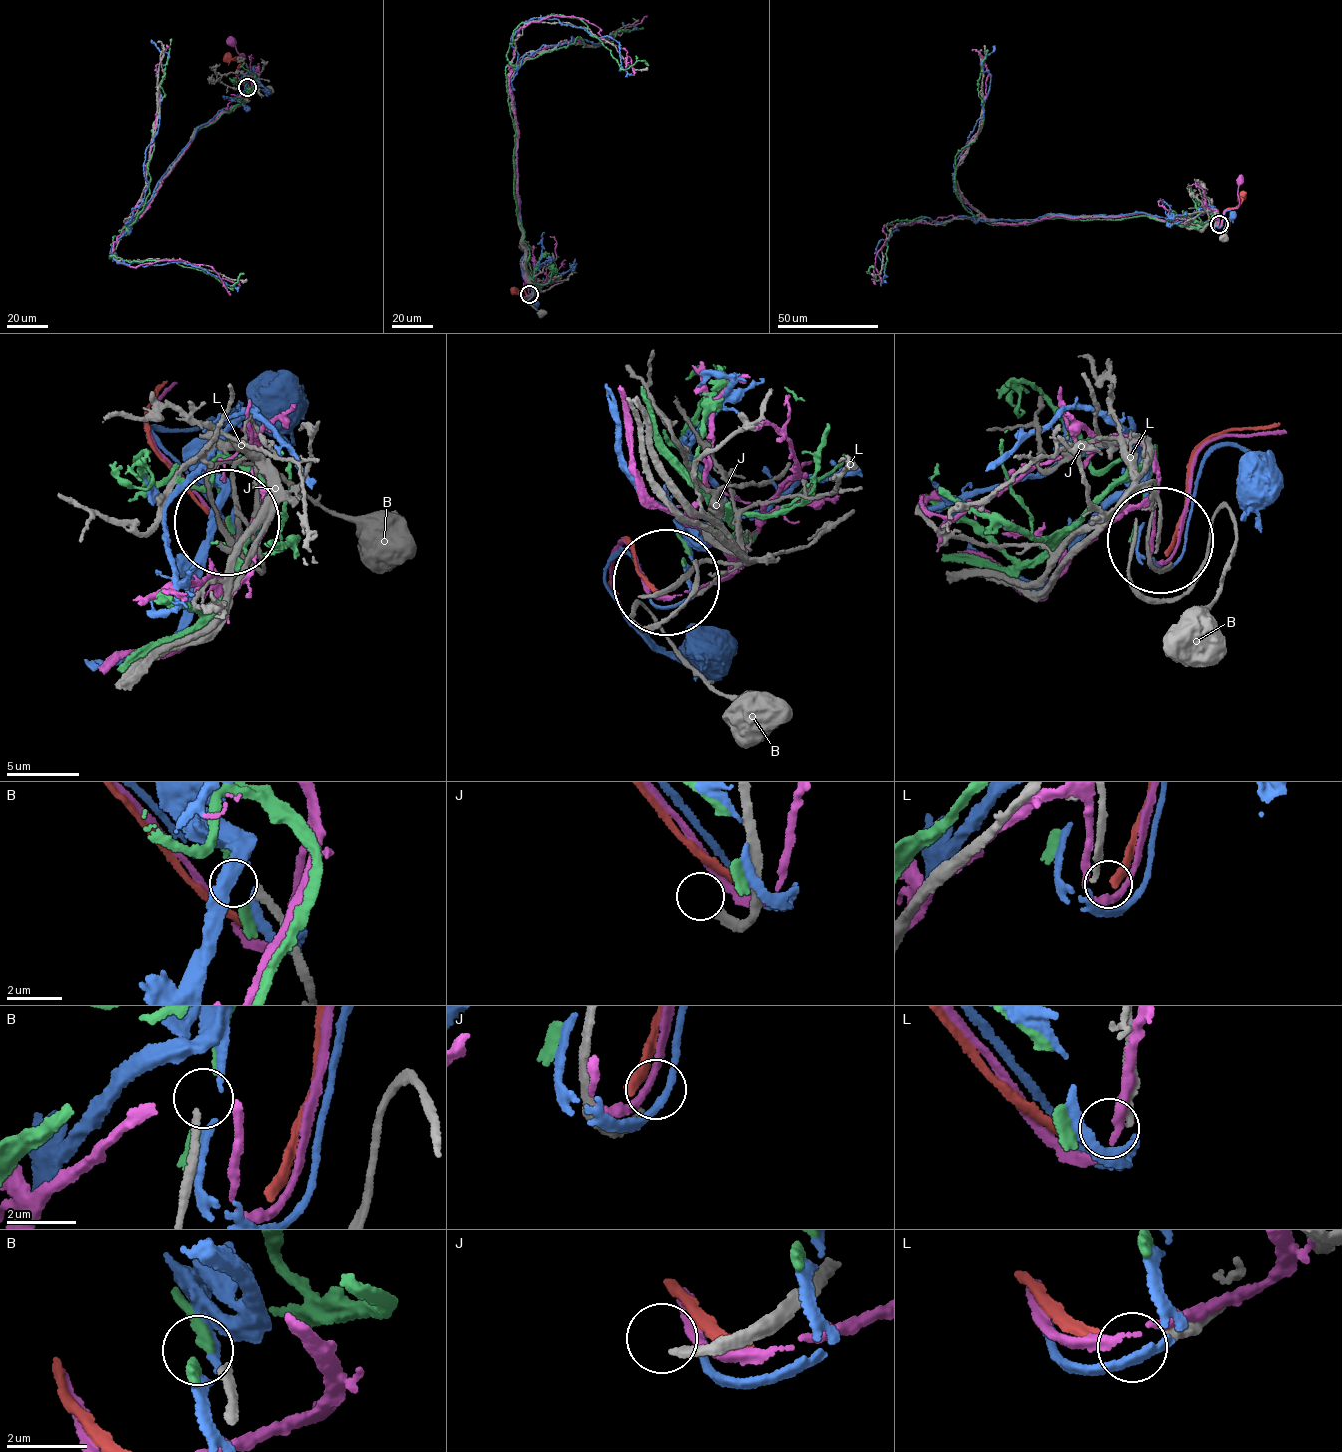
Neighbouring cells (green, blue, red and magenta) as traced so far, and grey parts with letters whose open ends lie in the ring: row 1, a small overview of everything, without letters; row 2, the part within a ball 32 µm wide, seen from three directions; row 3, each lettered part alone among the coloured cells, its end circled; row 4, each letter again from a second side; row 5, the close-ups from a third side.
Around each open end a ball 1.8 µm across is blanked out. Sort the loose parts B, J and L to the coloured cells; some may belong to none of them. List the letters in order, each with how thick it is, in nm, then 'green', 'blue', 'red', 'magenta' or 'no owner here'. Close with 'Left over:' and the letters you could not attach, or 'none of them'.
B: calibre 220 nm; no owner here
J: calibre 280 nm; no owner here
L: calibre 280 nm; red
Left over: B, J

